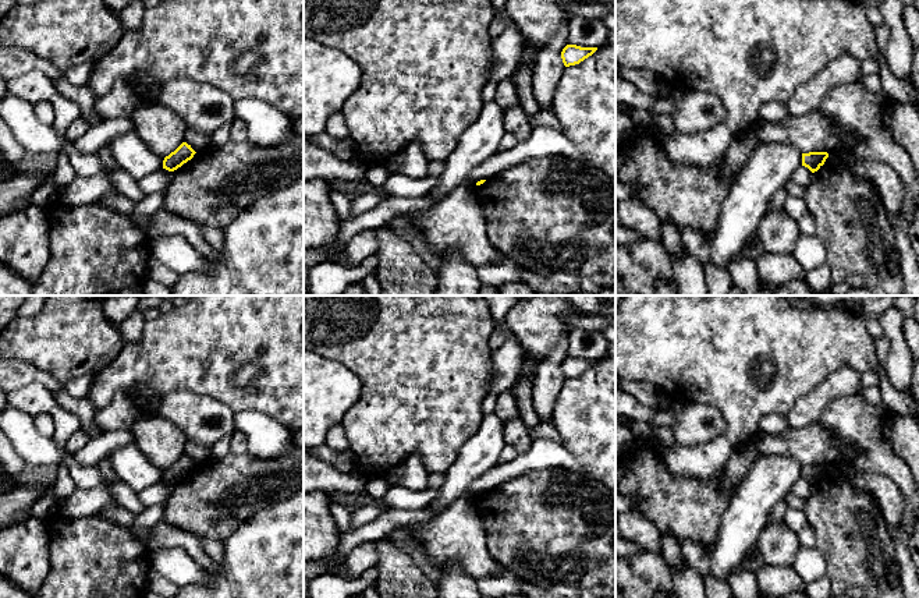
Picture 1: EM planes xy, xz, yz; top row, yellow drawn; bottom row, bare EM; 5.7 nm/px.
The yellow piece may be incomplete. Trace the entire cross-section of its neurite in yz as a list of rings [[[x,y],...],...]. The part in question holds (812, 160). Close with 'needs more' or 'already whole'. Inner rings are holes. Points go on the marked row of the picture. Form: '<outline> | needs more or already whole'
[[[827,152],[802,153],[802,166],[808,167],[812,173],[815,173],[824,164],[827,158]]] | already whole

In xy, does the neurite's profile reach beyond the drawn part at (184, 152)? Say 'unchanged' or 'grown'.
unchanged

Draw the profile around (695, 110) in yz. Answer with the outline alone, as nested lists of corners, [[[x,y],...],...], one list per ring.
[[[673,89],[675,131],[696,134],[721,124],[727,112],[721,99],[710,92],[698,89]]]

